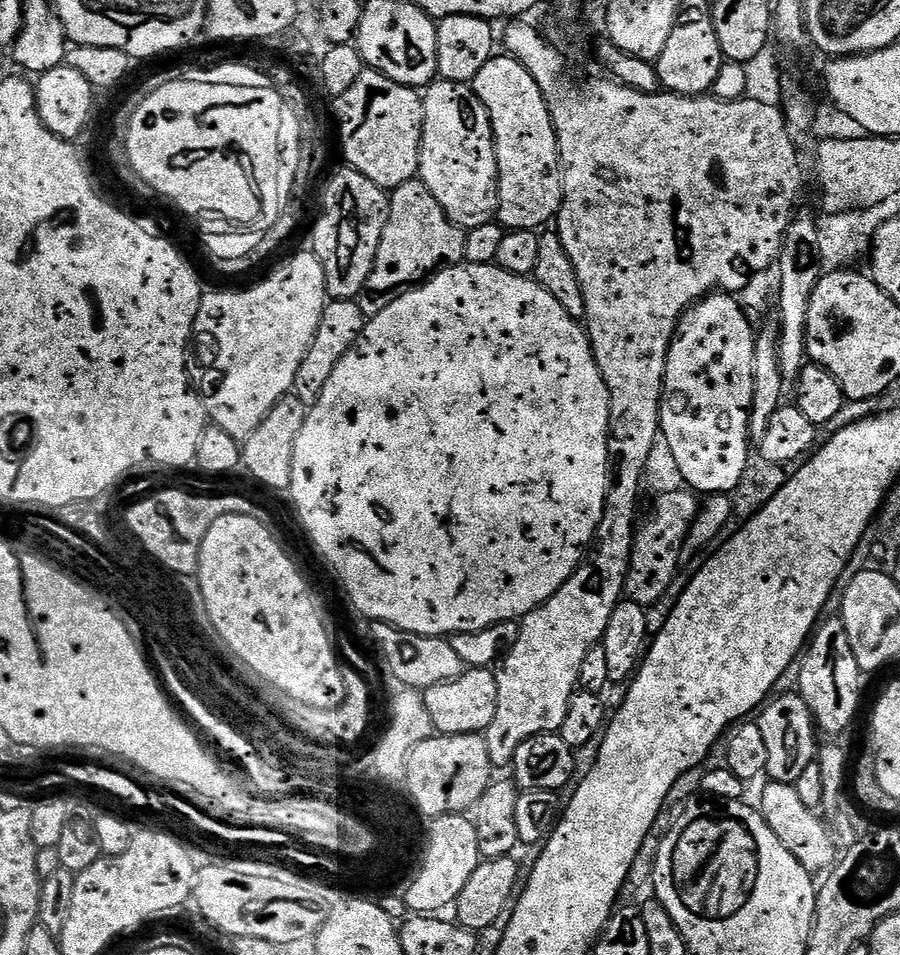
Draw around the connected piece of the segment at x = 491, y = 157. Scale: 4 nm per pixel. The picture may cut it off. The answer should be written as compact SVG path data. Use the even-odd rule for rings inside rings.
M439 78L423 89L424 133L420 143L418 178L438 198L438 206L461 228L491 224L496 220L496 143L486 106L467 84Z

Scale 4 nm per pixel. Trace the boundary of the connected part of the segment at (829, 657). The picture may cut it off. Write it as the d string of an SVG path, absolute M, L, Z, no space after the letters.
M839 618L825 619L810 637L810 643L803 653L802 674L798 685L798 694L812 711L815 723L821 733L829 737L839 737L839 732L844 732L852 724L856 711L860 708L860 676L862 669L858 666L858 658L854 658L854 650L850 646L850 634L846 634L844 621Z

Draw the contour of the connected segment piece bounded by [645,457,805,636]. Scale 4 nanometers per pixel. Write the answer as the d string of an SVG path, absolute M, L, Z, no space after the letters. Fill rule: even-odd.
M800 457L786 464L766 464L758 462L750 464L746 471L743 472L742 480L739 482L735 491L731 495L732 500L732 512L730 518L726 521L724 528L720 530L720 534L712 542L698 553L690 562L690 566L684 570L679 571L674 579L673 584L669 587L664 596L660 598L656 603L649 605L645 612L647 614L648 630L651 635L656 635L660 632L663 625L666 624L672 609L678 604L678 599L682 598L682 594L685 593L686 587L689 586L689 582L693 580L695 574L698 574L702 570L702 566L709 561L710 556L717 553L742 528L742 526L750 520L794 476L798 474L802 465L804 465L805 459Z

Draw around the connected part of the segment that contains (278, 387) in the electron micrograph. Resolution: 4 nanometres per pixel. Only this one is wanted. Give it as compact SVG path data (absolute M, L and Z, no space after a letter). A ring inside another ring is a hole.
M308 250L290 257L269 280L245 292L205 291L201 295L192 335L195 343L205 344L216 355L212 368L206 369L204 377L198 380L200 399L204 401L209 421L215 427L226 430L226 434L235 440L248 440L250 434L262 426L274 405L295 389L298 366L302 366L302 358L306 358L306 350L310 350L310 342L314 342L318 322L322 322L324 306L329 299L322 262Z

